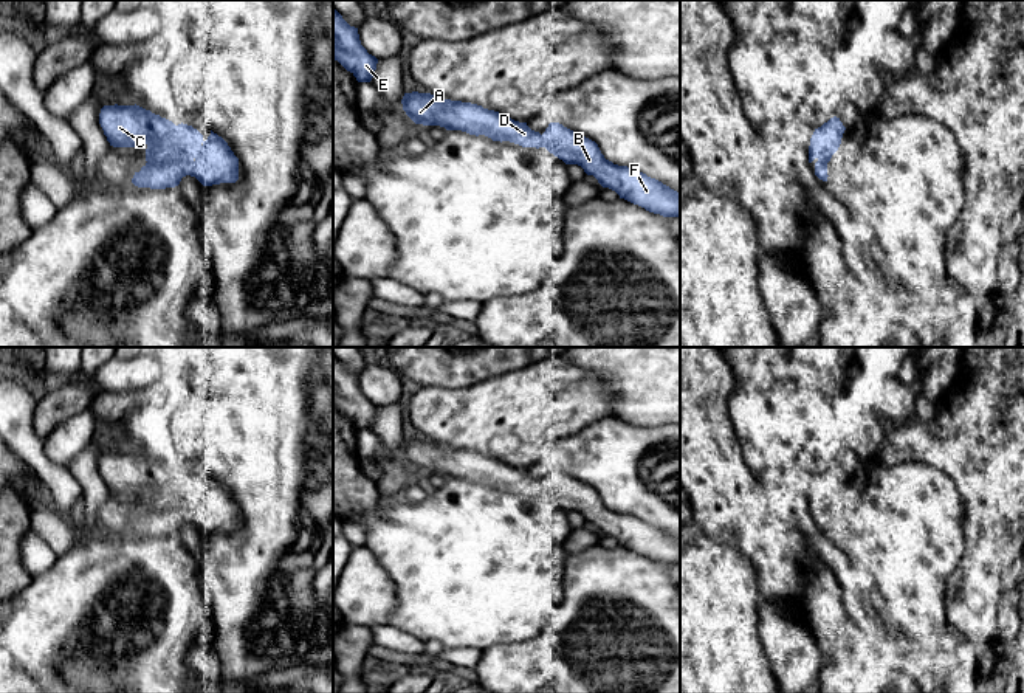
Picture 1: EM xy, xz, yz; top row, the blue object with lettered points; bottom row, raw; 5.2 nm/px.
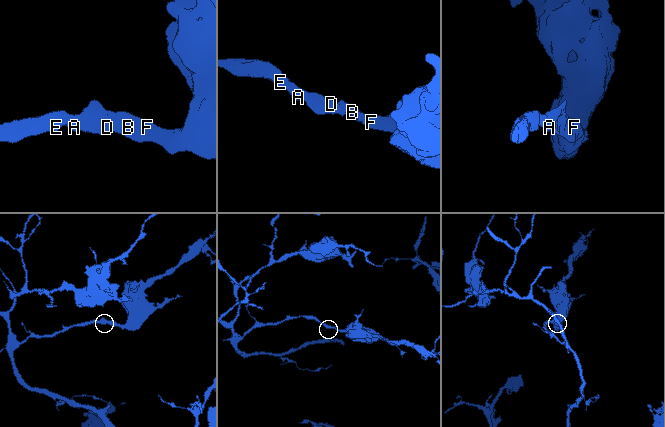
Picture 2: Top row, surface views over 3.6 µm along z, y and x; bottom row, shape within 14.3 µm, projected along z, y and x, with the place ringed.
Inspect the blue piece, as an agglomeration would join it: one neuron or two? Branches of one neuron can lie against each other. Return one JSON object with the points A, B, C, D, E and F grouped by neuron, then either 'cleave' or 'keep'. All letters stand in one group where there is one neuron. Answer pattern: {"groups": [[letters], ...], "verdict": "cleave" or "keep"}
{"groups": [["A", "B", "C", "D", "E", "F"]], "verdict": "keep"}

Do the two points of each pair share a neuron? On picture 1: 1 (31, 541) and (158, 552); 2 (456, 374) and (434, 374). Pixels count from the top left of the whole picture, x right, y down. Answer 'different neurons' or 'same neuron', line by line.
1: different neurons
2: same neuron

